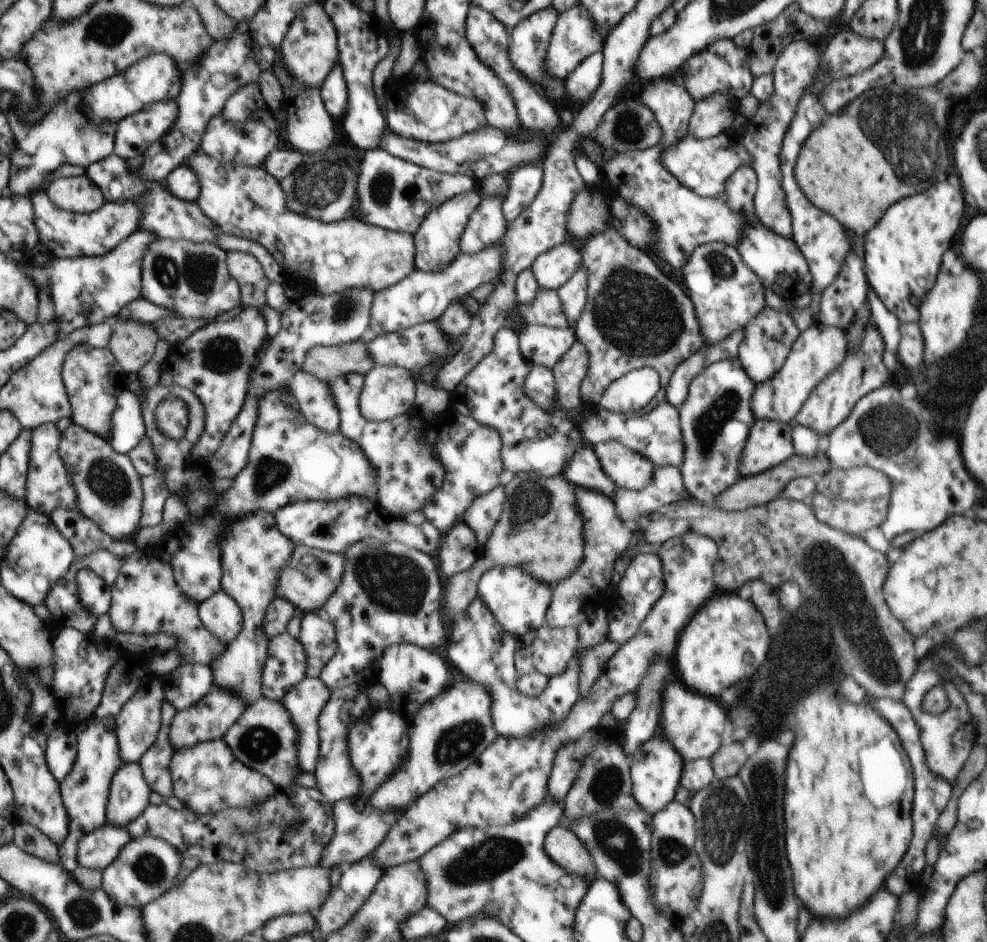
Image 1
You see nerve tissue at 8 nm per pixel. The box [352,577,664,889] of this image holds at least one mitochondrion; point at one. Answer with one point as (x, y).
(619, 842)

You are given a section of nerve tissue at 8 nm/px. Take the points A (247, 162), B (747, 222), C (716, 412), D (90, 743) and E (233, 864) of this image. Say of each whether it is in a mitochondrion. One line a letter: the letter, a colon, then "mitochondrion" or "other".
A: other
B: other
C: mitochondrion
D: other
E: other

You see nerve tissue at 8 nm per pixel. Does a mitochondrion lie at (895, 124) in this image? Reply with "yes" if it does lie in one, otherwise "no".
yes

